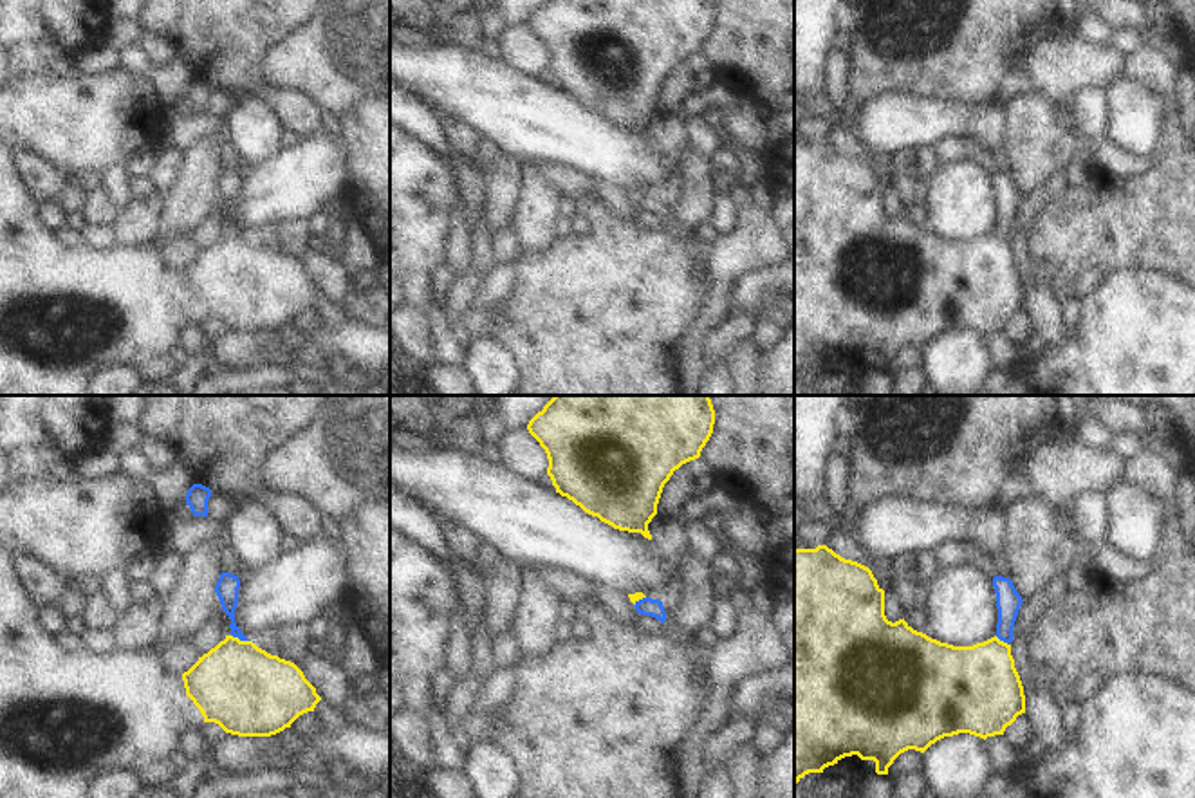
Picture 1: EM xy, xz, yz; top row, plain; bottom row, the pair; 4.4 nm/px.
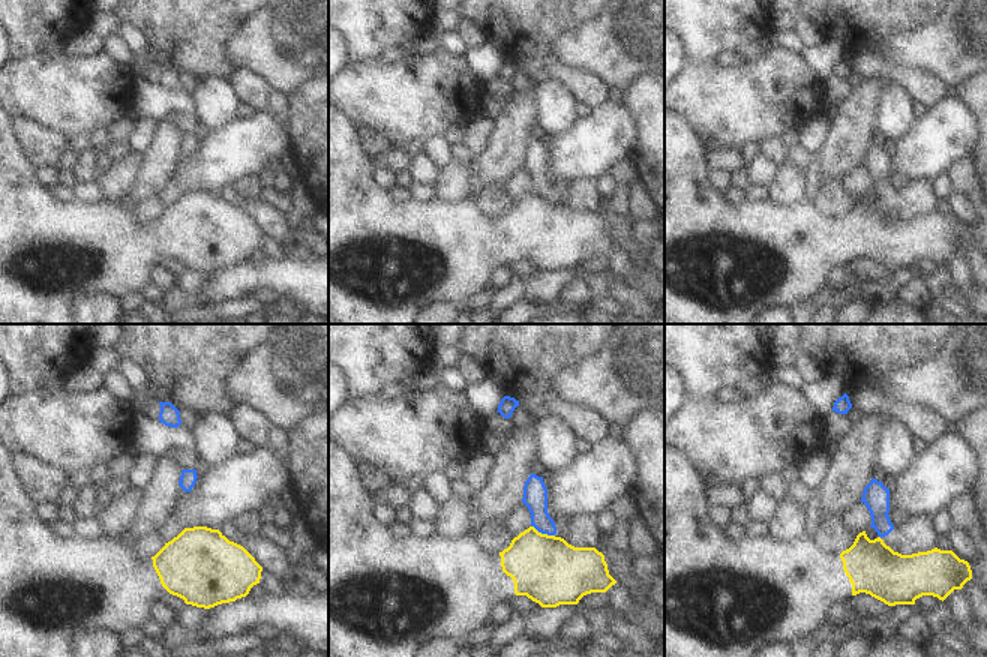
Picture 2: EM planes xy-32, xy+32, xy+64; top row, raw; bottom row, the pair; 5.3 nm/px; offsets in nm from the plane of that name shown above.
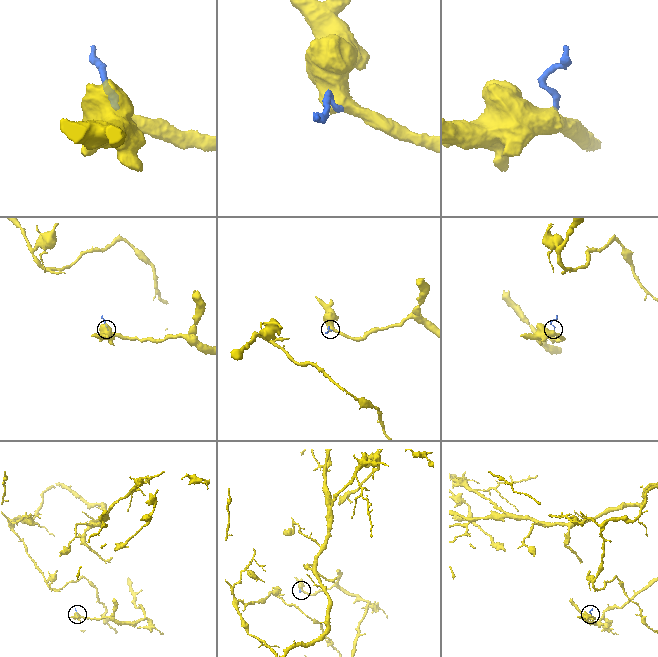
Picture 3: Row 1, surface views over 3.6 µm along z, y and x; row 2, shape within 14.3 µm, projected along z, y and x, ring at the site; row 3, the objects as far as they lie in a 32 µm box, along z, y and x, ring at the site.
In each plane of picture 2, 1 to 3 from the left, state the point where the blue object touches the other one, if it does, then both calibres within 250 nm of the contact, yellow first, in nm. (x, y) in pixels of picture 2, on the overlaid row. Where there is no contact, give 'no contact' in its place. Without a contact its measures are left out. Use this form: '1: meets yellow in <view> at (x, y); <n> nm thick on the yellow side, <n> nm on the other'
1: no contact
2: meets yellow in xy+32 at (543, 534); 360 nm thick on the yellow side, 130 nm on the other
3: no contact

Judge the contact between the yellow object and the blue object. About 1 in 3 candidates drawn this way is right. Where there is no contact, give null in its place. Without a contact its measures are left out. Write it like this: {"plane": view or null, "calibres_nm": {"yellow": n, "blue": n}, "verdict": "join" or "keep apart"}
{"plane": "xy", "calibres_nm": {"yellow": 400, "blue": 100}, "verdict": "keep apart"}

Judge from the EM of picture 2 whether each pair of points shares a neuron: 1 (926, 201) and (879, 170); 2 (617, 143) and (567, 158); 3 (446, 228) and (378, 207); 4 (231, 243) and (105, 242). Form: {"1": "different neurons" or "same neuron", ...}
{"1": "same neuron", "2": "same neuron", "3": "same neuron", "4": "same neuron"}

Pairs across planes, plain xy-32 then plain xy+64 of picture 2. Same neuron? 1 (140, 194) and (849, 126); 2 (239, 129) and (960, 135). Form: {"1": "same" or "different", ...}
{"1": "same", "2": "same"}

